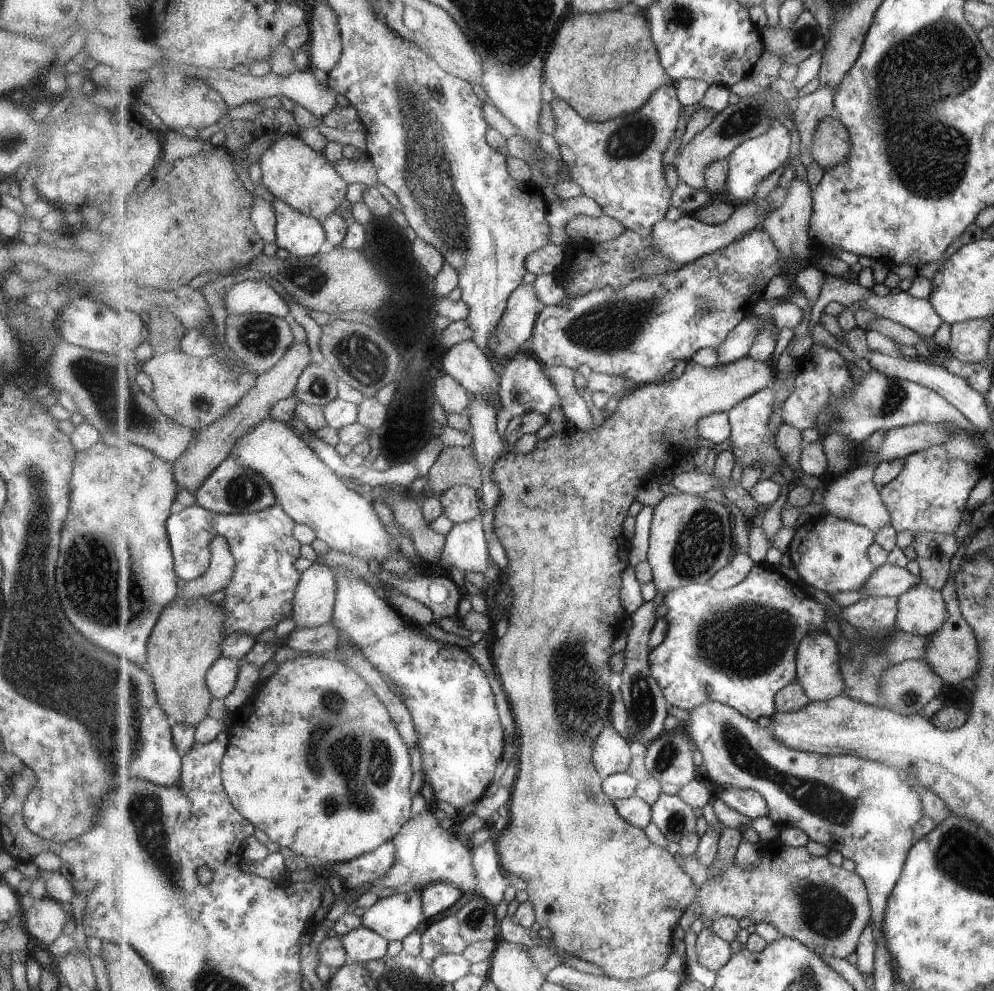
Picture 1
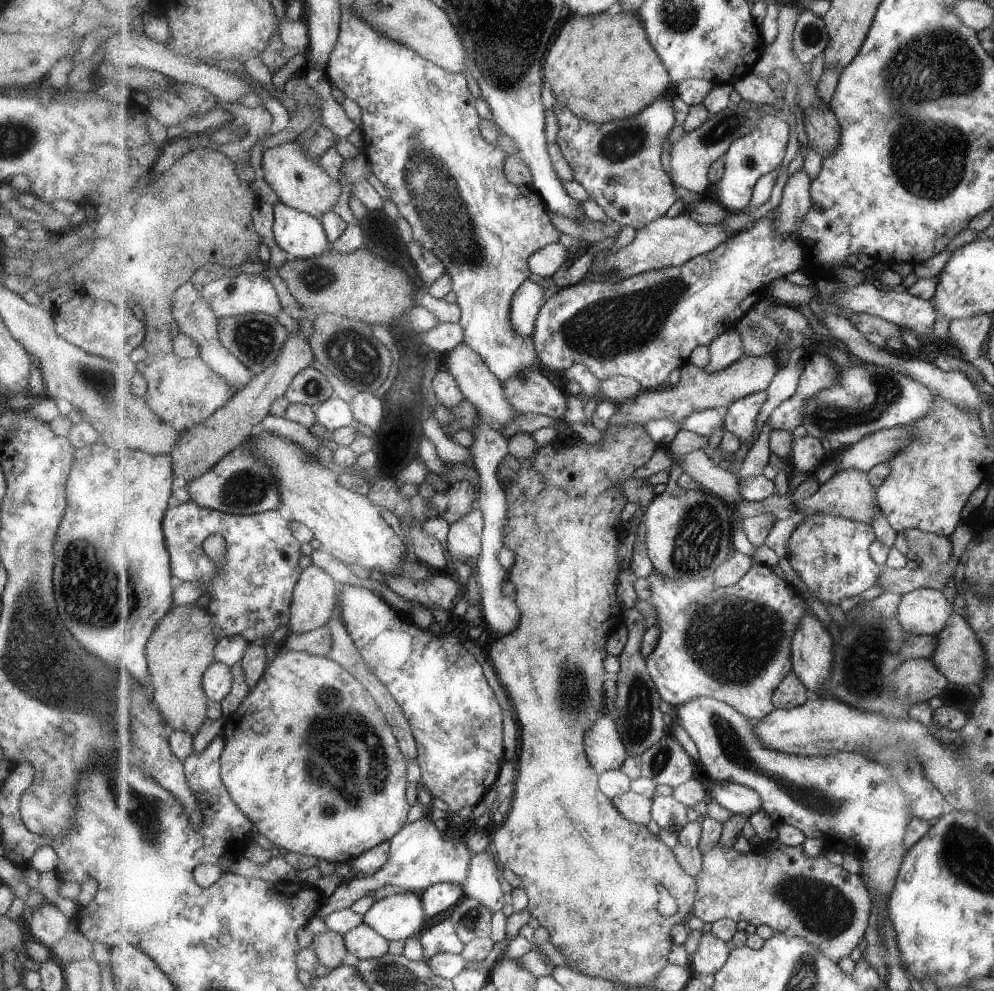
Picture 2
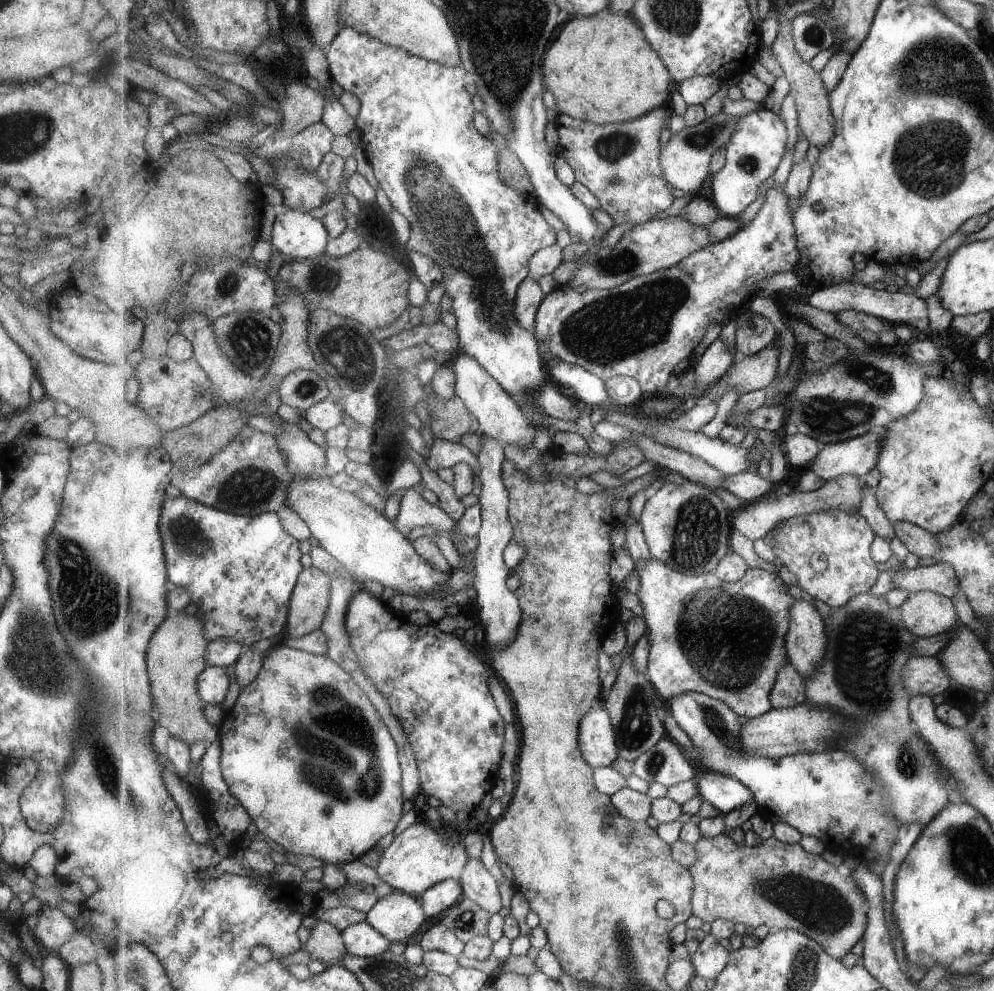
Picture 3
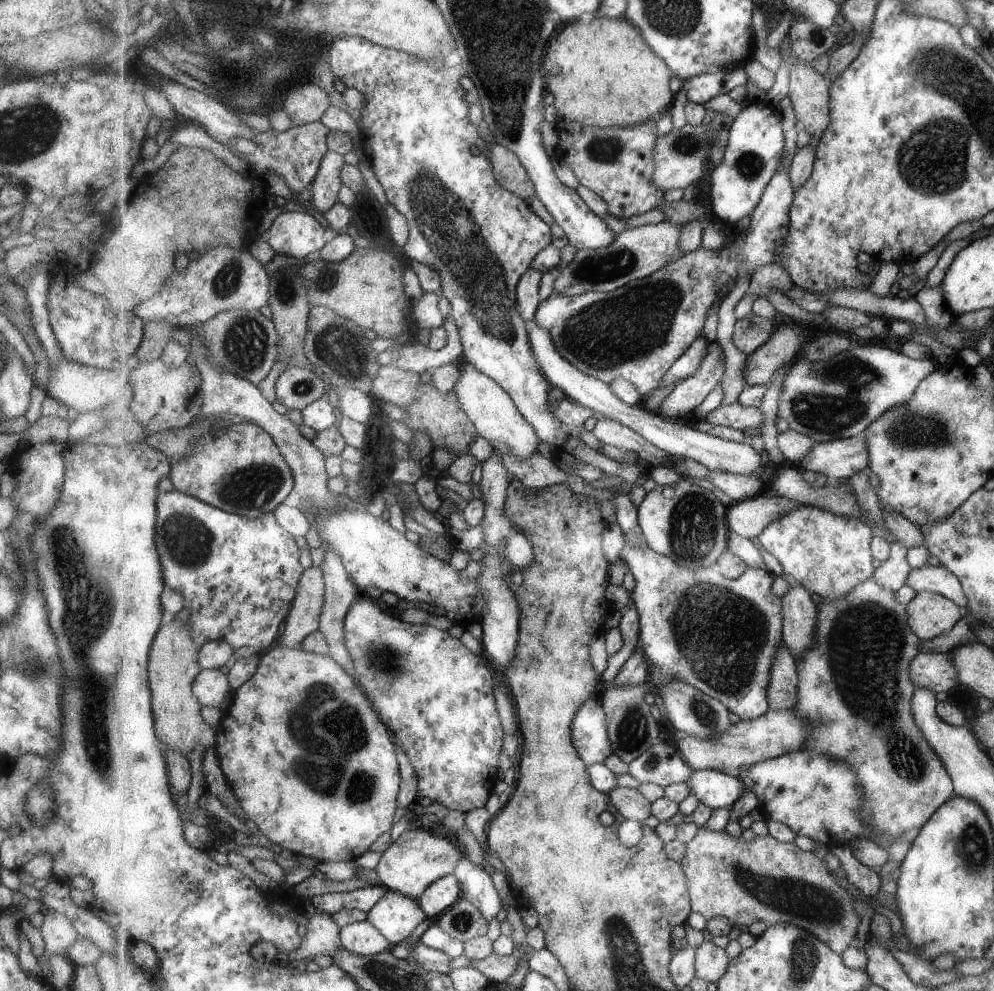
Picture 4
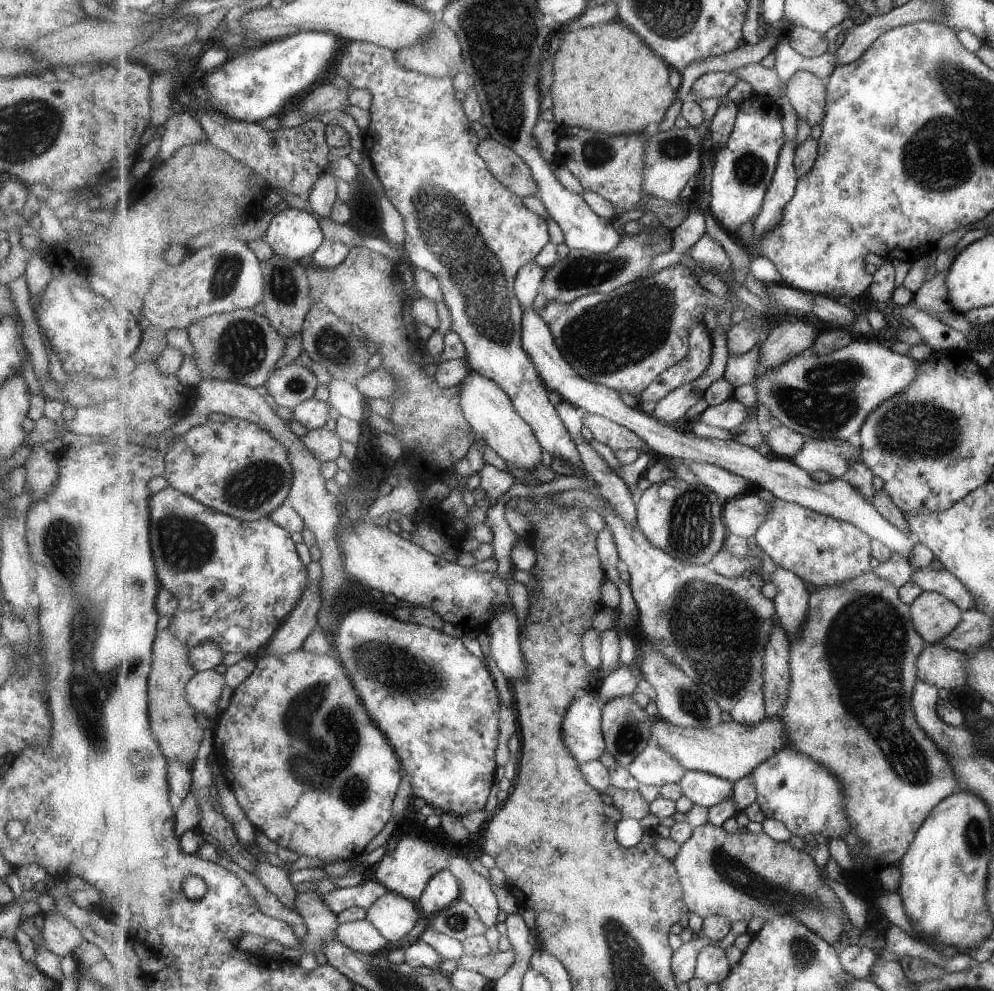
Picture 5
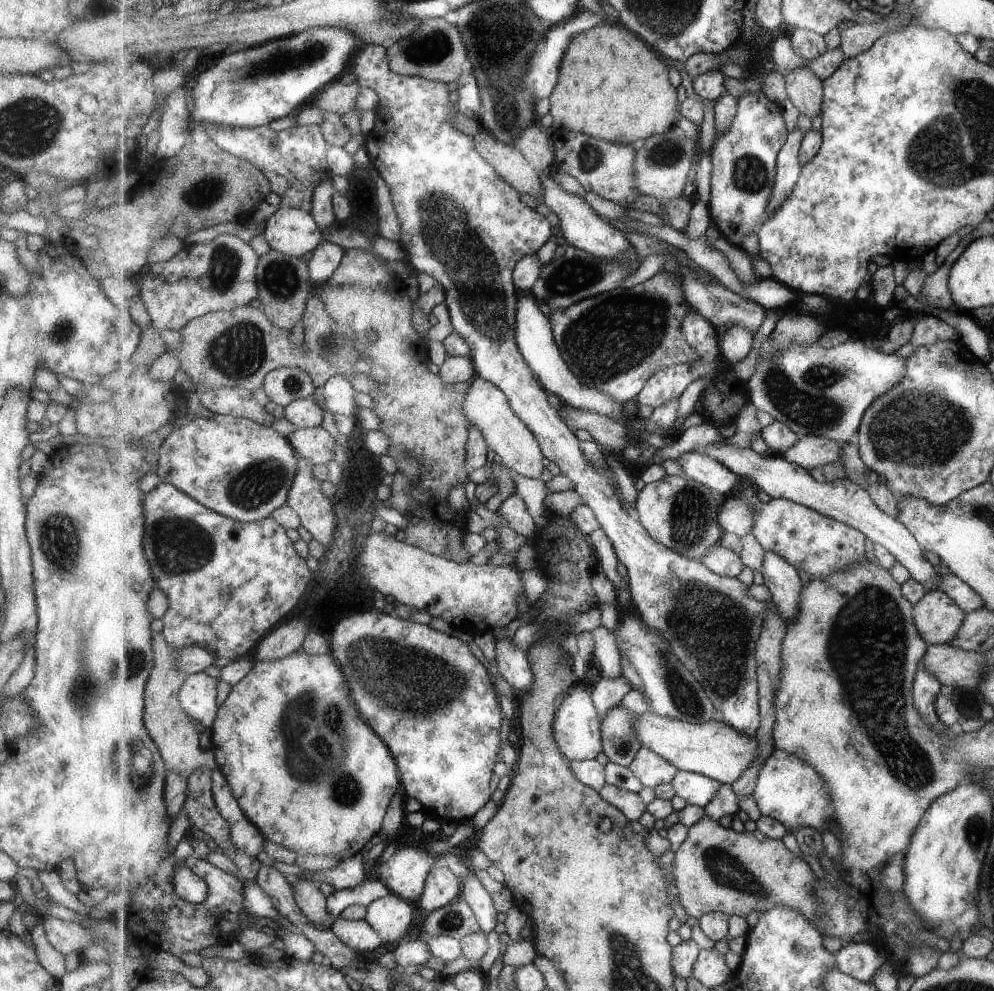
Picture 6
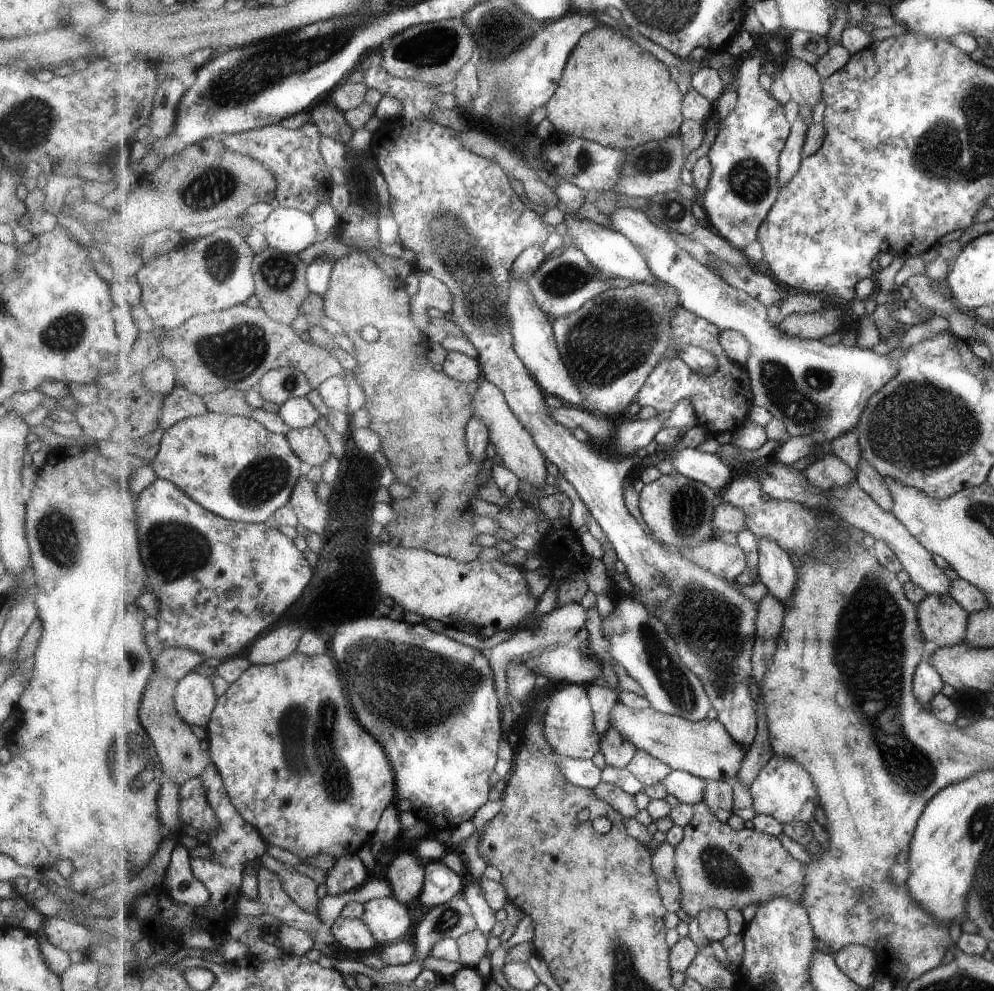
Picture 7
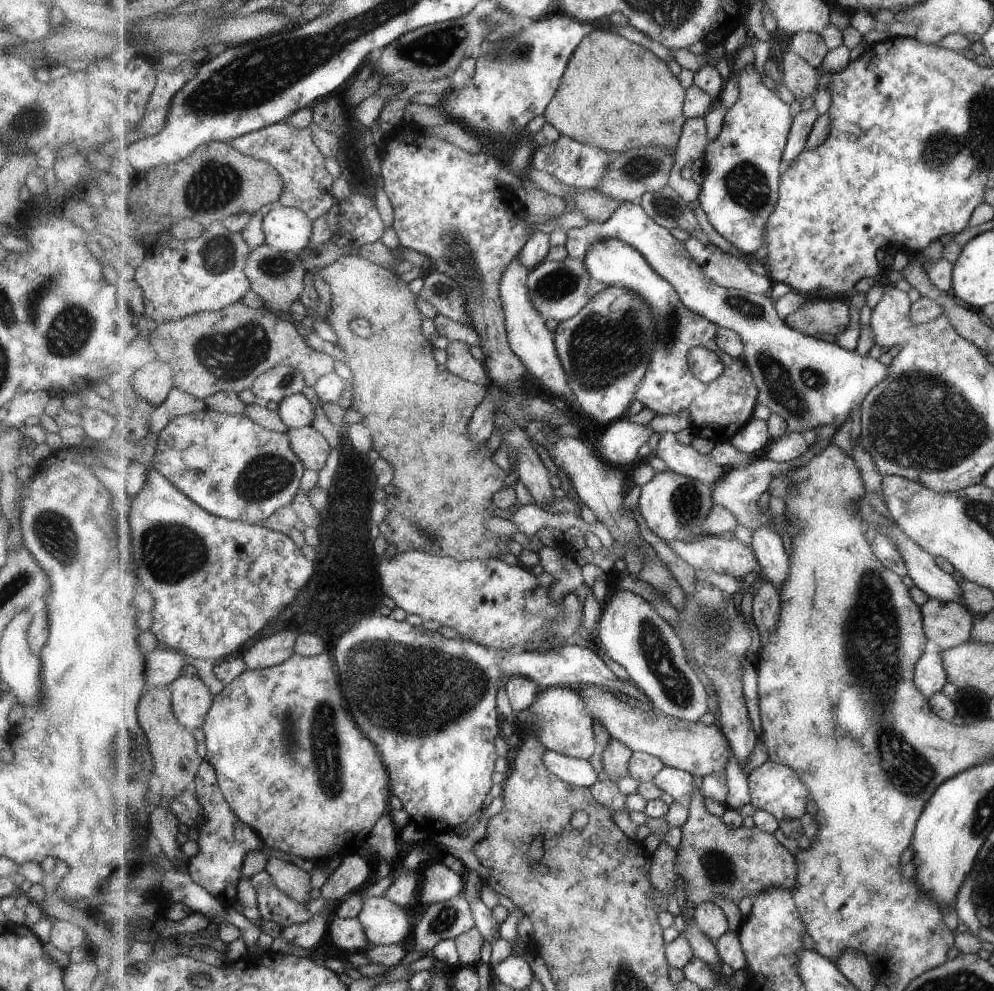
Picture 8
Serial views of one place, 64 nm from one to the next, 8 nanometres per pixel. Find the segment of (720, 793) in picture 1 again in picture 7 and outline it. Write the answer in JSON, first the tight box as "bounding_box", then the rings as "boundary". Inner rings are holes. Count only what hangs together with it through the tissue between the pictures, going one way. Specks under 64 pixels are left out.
{"bounding_box":[662,769,707,805],"boundary":[[[673,769],[673,772],[662,783],[669,790],[669,794],[676,797],[681,803],[696,805],[706,802],[707,781],[707,779],[695,776],[690,772]]]}

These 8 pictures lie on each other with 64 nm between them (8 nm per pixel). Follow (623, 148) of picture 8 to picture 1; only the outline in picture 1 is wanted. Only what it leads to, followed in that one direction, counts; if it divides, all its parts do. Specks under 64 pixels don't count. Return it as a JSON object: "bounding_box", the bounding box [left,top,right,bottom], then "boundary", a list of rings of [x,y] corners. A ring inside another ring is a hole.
{"bounding_box":[544,10,673,122],"boundary":[[[633,10],[593,14],[572,11],[558,29],[545,57],[544,66],[546,81],[551,83],[554,95],[569,102],[583,118],[597,122],[605,122],[641,110],[661,86],[673,81],[663,66],[646,14]]]}

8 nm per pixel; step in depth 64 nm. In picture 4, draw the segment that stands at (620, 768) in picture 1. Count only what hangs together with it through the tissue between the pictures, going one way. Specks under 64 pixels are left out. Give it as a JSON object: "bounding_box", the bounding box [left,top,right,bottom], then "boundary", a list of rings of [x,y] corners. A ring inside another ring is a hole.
{"bounding_box":[571,696,615,766],"boundary":[[[601,696],[589,698],[577,710],[577,716],[571,724],[575,748],[587,766],[604,764],[603,762],[615,752],[609,738],[609,724],[602,699]]]}

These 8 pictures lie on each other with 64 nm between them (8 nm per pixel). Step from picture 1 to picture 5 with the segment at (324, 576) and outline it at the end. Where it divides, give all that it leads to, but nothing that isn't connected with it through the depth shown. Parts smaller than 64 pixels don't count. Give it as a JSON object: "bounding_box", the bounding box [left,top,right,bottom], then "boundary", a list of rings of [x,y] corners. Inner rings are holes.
{"bounding_box":[266,562,321,654],"boundary":[[[311,562],[308,566],[311,582],[307,584],[307,594],[303,592],[301,602],[291,611],[289,617],[279,626],[271,638],[266,654],[289,654],[303,647],[310,634],[319,626],[318,612],[321,610],[321,564]]]}

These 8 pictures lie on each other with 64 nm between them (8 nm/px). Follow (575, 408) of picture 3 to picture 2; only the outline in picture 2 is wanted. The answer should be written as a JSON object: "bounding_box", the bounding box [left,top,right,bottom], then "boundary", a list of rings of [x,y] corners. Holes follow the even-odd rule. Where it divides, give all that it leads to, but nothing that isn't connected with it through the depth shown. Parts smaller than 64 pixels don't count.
{"bounding_box":[503,366,567,420],"boundary":[[[539,366],[527,370],[509,382],[503,382],[507,400],[517,414],[533,413],[555,420],[564,420],[567,412],[567,398],[563,390],[553,384]]]}

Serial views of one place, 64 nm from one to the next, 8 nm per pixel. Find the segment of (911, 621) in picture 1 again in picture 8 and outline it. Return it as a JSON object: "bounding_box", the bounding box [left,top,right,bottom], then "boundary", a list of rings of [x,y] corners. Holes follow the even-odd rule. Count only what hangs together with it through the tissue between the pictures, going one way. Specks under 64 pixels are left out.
{"bounding_box":[921,598,975,650],"boundary":[[[930,598],[921,610],[925,634],[941,650],[951,650],[971,641],[975,615],[965,605]]]}

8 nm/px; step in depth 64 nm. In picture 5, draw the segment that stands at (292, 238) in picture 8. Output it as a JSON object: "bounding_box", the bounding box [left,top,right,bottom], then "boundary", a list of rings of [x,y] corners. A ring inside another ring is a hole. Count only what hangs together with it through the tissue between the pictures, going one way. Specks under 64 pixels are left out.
{"bounding_box":[264,209,326,260],"boundary":[[[284,209],[272,218],[264,238],[279,256],[303,260],[315,254],[326,241],[315,217],[302,210]]]}

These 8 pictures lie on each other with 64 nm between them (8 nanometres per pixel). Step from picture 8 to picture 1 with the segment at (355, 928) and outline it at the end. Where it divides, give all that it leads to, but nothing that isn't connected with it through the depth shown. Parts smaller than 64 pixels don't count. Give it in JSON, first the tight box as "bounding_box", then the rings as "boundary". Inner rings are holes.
{"bounding_box":[341,926,390,963],"boundary":[[[364,926],[341,937],[347,956],[355,962],[368,963],[387,955],[390,939]]]}

